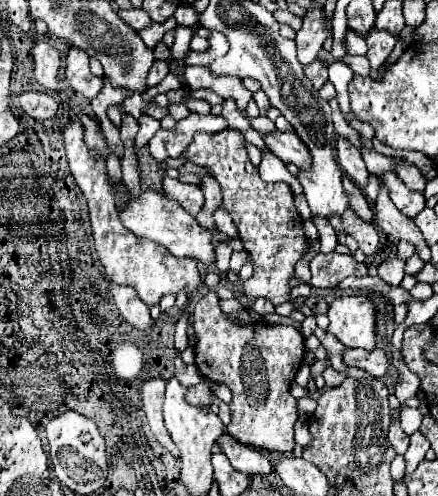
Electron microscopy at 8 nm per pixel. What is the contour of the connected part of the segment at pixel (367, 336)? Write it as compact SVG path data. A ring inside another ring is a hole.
M339 296L329 304L327 334L333 334L345 348L375 348L375 304L365 296Z

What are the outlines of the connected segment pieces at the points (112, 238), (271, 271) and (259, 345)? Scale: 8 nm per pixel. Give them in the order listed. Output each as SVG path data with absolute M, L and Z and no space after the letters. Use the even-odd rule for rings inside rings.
M69 120L63 130L63 136L65 136L69 168L89 204L89 218L91 218L95 248L97 248L97 254L99 254L101 264L105 266L105 272L109 274L109 278L117 284L133 286L137 290L139 298L147 306L159 304L161 296L165 296L165 294L177 294L181 290L187 290L191 294L199 286L197 262L175 258L161 244L137 238L133 232L125 230L125 226L121 226L121 220L117 218L115 200L109 190L109 180L105 174L105 162L93 162L93 154L89 154L89 148L85 146L85 140L81 134L81 122Z
M227 128L217 134L197 132L187 150L175 160L167 160L167 166L177 168L185 160L191 160L199 166L207 166L215 172L215 180L223 190L221 208L225 208L233 218L245 252L249 252L249 256L255 260L253 276L243 282L243 294L253 298L267 298L273 306L287 302L291 290L289 280L293 278L295 264L309 250L309 240L305 238L303 222L293 206L291 188L285 182L269 184L261 180L259 172L249 162L245 138L239 130Z
M209 292L195 306L195 364L203 378L225 384L233 394L229 402L231 422L227 432L241 444L249 444L265 452L291 454L295 448L293 424L297 420L297 400L291 396L289 386L303 360L303 336L293 326L235 324L227 320L217 302L217 294Z

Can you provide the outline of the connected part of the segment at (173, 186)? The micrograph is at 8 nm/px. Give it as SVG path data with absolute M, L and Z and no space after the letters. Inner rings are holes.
M165 174L165 194L169 194L169 198L173 198L183 210L187 210L189 214L197 216L197 212L203 208L205 198L203 198L203 190L199 186L193 184L183 184L179 180L173 180Z

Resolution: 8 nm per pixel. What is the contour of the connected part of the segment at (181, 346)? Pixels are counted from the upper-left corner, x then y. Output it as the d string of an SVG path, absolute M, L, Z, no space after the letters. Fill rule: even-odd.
M183 312L175 328L175 350L177 352L183 352L187 348L187 326L189 326L189 314Z

